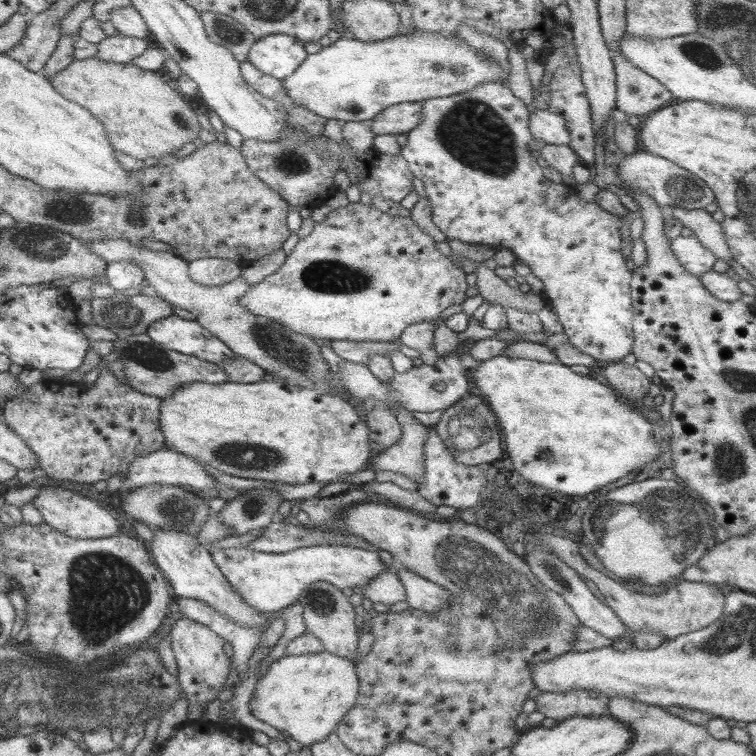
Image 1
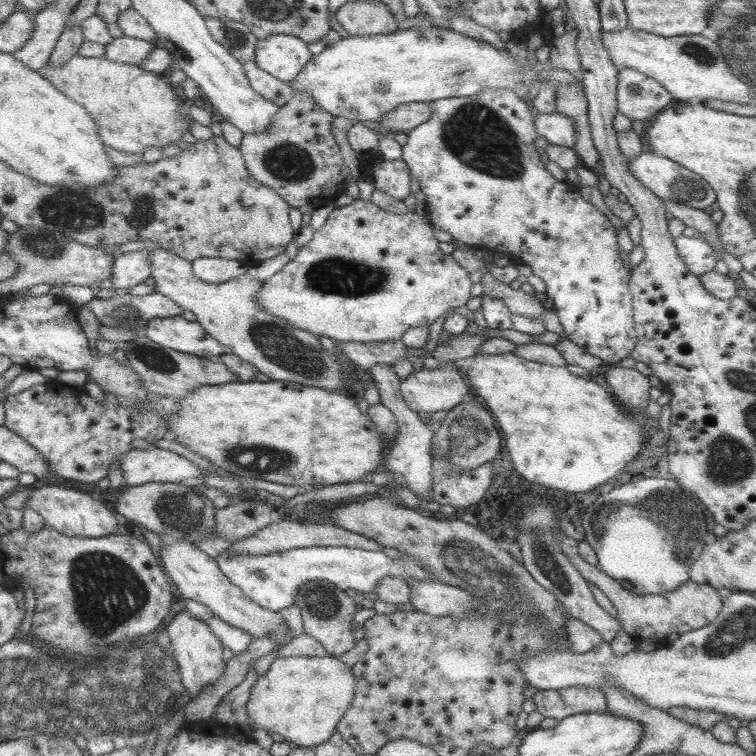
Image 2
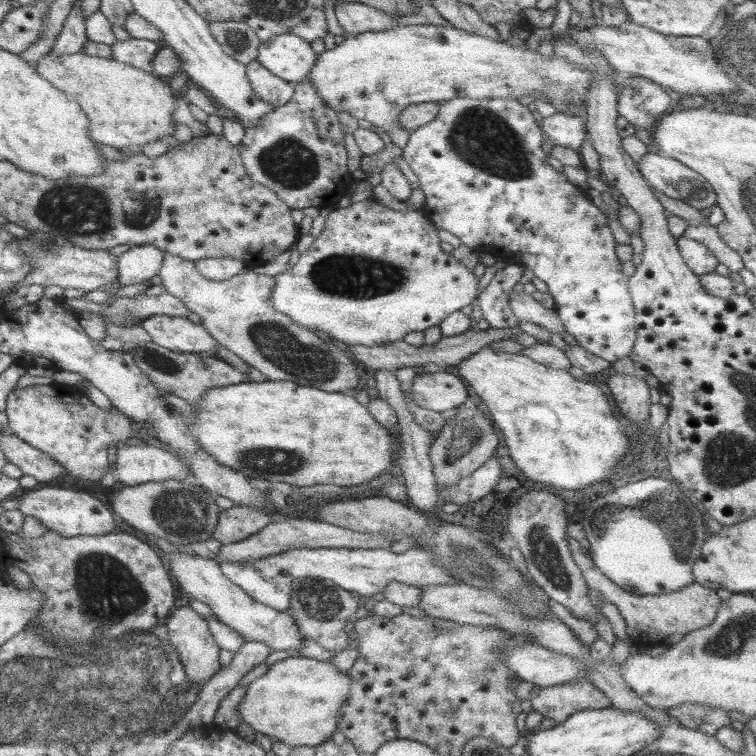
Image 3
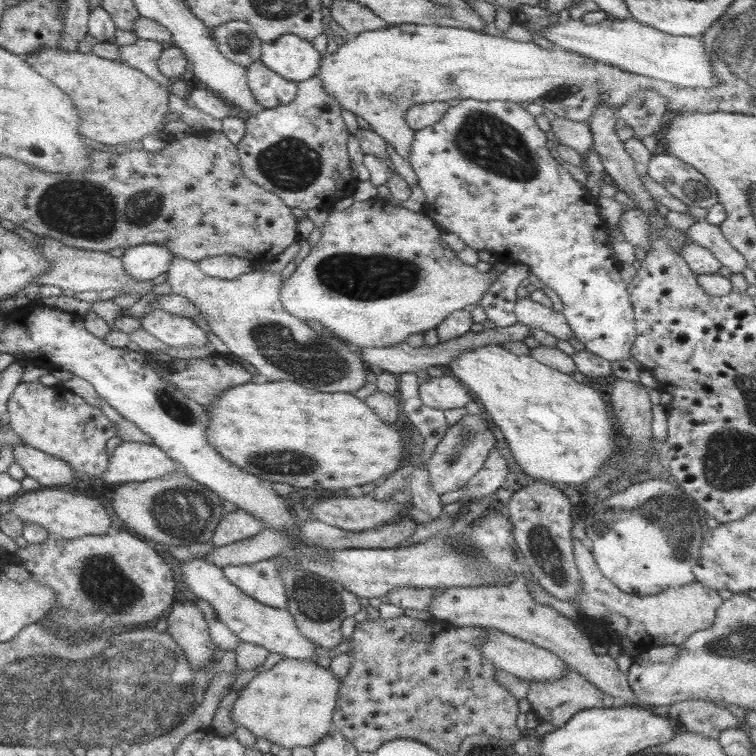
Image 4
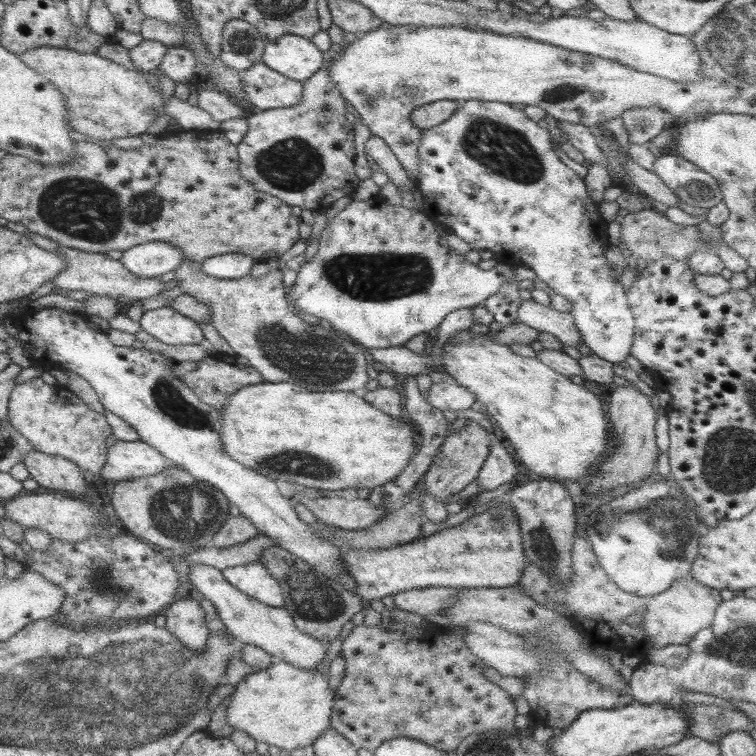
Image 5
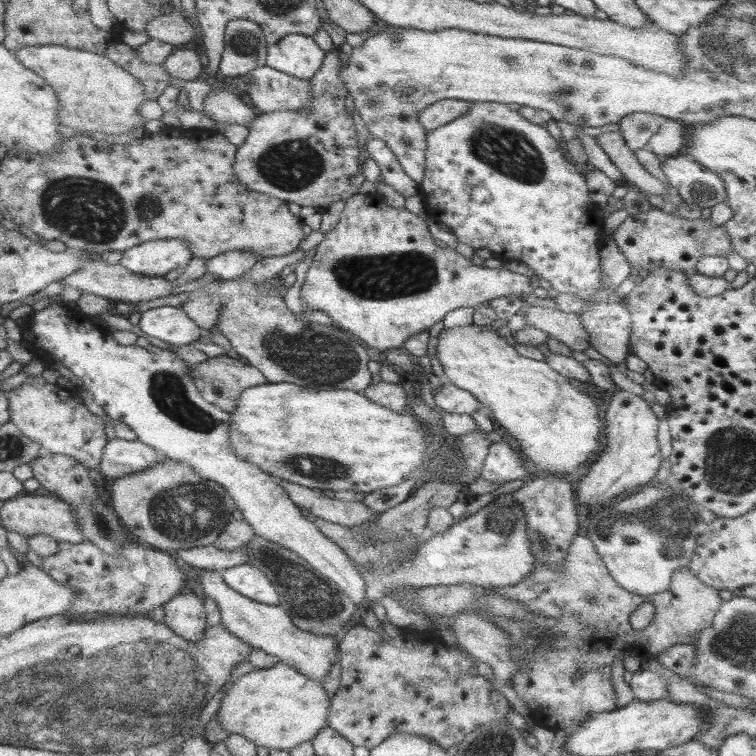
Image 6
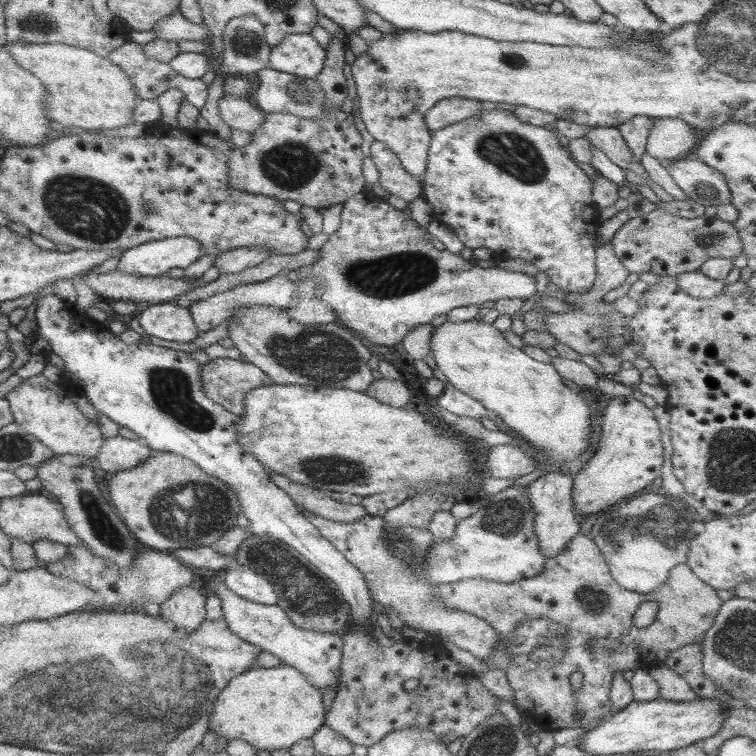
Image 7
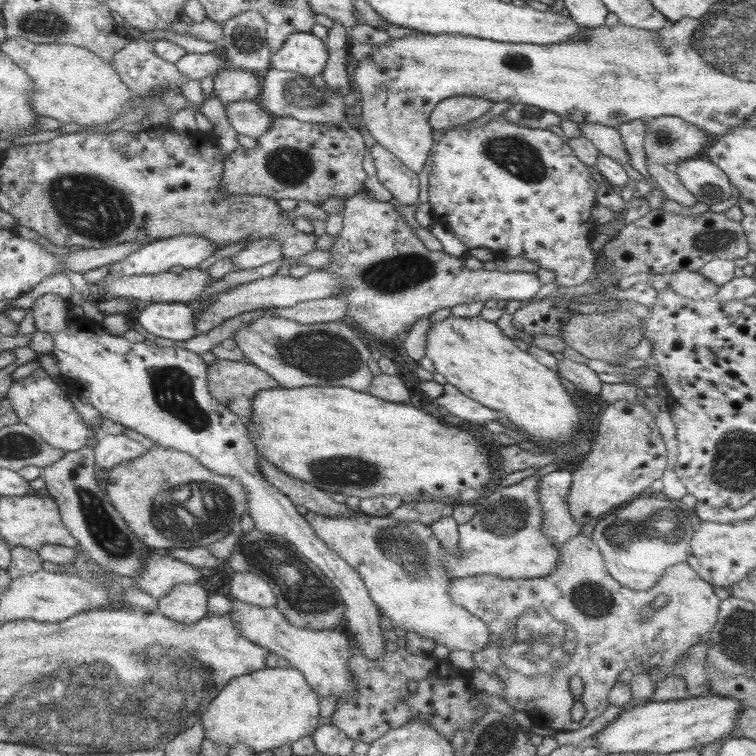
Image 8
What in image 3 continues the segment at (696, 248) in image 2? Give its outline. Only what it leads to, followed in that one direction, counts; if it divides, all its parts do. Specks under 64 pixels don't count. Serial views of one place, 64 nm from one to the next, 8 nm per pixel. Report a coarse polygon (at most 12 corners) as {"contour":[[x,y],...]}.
{"contour":[[676,239],[688,268],[700,276],[715,272],[718,259],[701,242]]}

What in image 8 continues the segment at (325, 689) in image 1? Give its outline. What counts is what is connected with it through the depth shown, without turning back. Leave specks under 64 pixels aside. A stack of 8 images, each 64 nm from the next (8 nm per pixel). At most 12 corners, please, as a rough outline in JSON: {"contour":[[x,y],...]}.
{"contour":[[294,667],[235,677],[205,738],[255,752],[311,736],[319,696]]}

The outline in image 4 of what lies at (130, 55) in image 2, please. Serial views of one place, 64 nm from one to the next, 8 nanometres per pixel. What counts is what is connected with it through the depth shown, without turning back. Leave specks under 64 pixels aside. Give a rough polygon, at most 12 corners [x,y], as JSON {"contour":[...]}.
{"contour":[[139,38],[118,46],[120,62],[141,70],[160,86],[171,80],[156,67],[165,45]]}

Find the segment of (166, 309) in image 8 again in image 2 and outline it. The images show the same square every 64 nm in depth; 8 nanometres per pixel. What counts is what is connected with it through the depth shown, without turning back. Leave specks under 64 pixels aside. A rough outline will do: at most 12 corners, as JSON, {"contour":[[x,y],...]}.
{"contour":[[156,317],[143,332],[165,349],[218,360],[232,349],[196,321]]}

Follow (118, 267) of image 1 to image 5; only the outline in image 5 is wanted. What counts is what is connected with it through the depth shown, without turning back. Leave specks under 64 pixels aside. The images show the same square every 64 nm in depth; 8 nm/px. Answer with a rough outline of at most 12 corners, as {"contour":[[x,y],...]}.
{"contour":[[152,241],[123,251],[137,277],[159,278],[185,259],[173,244]]}

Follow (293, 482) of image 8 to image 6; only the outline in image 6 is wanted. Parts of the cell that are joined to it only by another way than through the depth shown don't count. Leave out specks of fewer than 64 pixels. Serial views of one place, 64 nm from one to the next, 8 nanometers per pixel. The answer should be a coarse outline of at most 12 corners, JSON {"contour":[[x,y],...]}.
{"contour":[[284,479],[278,484],[300,508],[348,528],[375,521],[363,501],[340,501]]}

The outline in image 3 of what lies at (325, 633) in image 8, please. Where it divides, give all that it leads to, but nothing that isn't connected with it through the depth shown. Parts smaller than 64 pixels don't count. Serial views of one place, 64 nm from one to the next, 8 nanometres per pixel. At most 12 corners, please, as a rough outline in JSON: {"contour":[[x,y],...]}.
{"contour":[[170,553],[168,570],[192,599],[246,643],[295,652],[299,628],[260,604],[212,558]]}

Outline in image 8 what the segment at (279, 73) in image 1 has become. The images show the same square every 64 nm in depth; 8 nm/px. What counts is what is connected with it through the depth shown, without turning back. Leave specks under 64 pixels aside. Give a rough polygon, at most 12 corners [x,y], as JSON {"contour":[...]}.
{"contour":[[289,34],[270,66],[306,77],[320,75],[323,40]]}

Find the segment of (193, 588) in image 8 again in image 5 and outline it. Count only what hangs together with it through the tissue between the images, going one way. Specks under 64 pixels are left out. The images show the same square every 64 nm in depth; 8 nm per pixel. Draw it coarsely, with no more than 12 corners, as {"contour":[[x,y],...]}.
{"contour":[[196,597],[164,610],[165,627],[196,654],[210,630]]}

